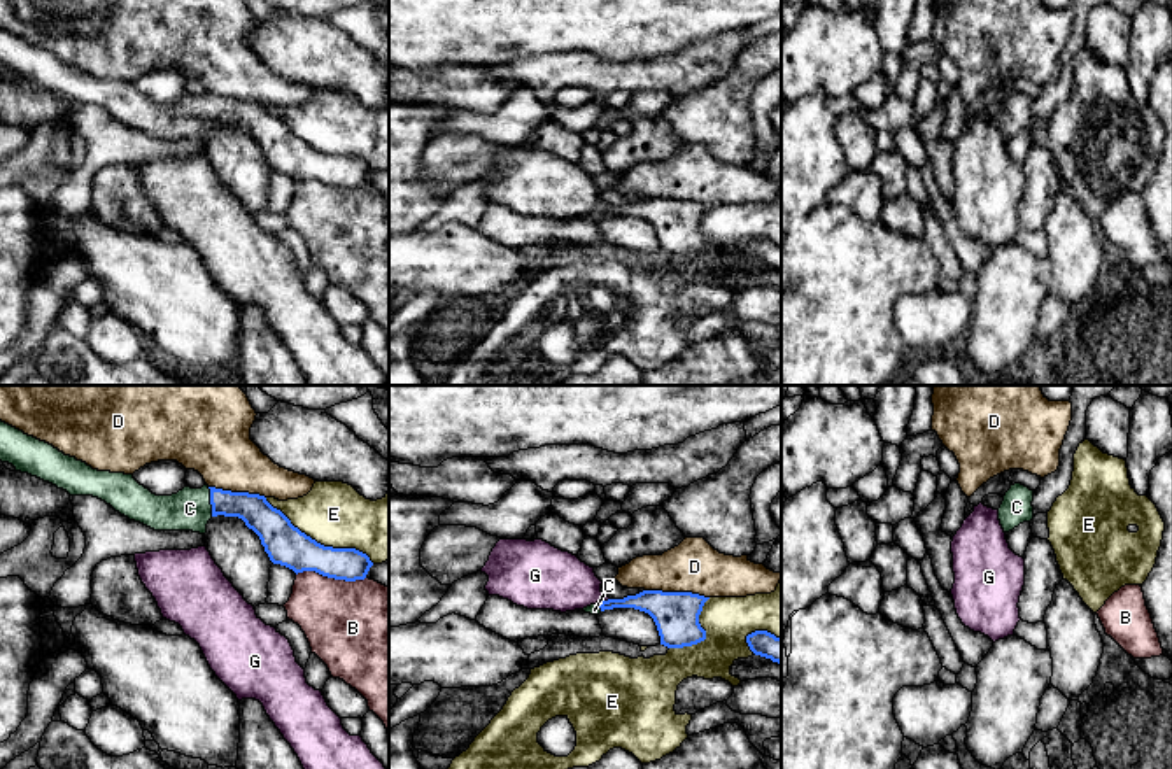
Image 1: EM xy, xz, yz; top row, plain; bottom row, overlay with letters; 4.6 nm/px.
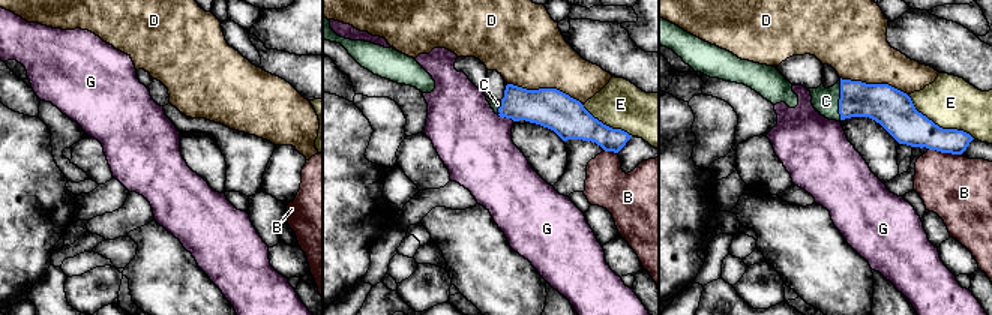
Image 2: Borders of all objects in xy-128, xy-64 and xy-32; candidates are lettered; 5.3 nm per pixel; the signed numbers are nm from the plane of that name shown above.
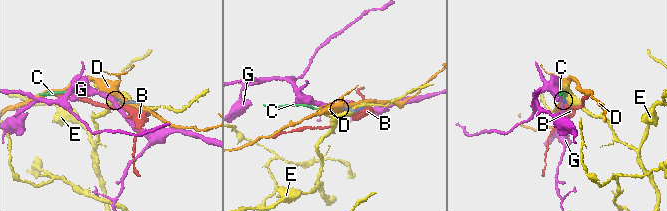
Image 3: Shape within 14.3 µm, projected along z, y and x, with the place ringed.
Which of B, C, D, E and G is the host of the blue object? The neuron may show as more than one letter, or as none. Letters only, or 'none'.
C

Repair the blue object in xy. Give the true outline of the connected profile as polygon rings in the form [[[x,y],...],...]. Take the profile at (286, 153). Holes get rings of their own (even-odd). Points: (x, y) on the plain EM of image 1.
[[[0,28],[0,68],[67,98],[70,103],[93,103],[130,128],[154,138],[193,138],[205,142],[212,124],[238,124],[252,137],[273,172],[296,182],[315,179],[322,184],[364,187],[373,170],[356,156],[324,154],[301,140],[265,103],[231,100],[203,93],[184,95],[172,103],[156,103],[133,82],[98,79],[53,53]]]

